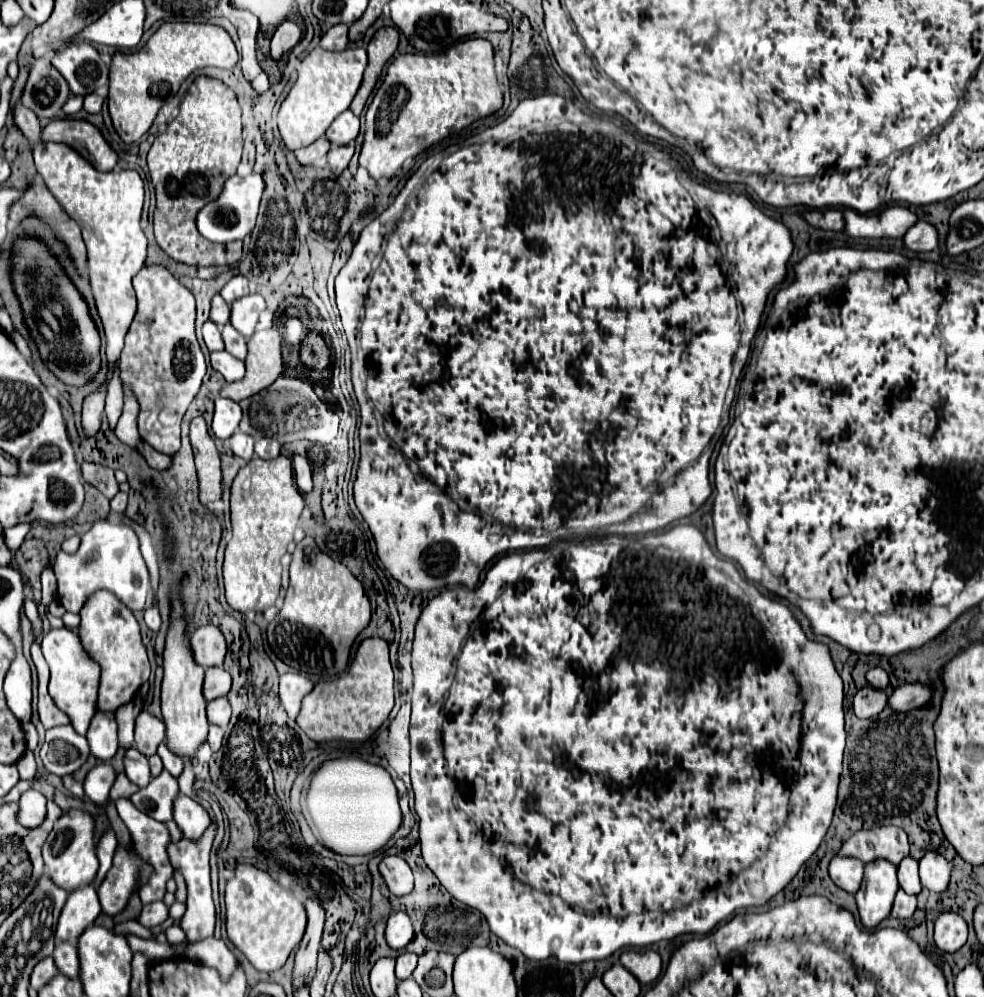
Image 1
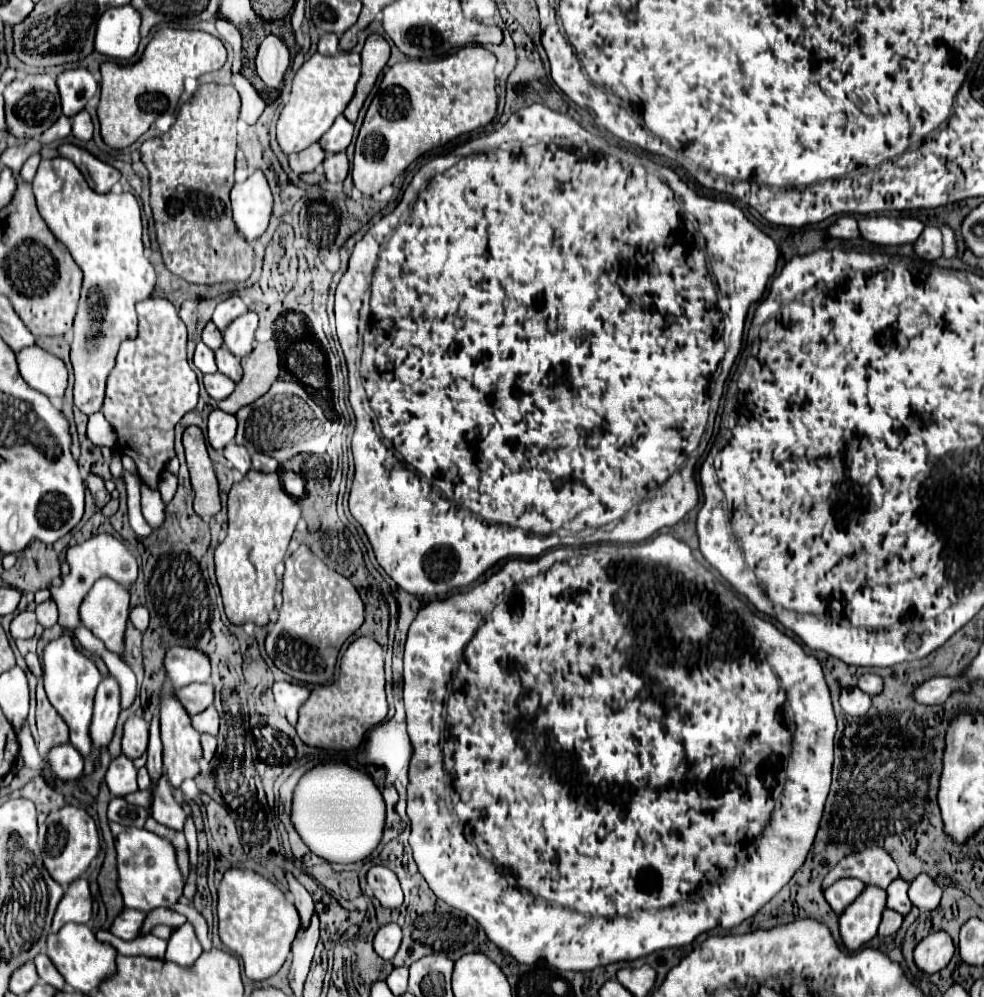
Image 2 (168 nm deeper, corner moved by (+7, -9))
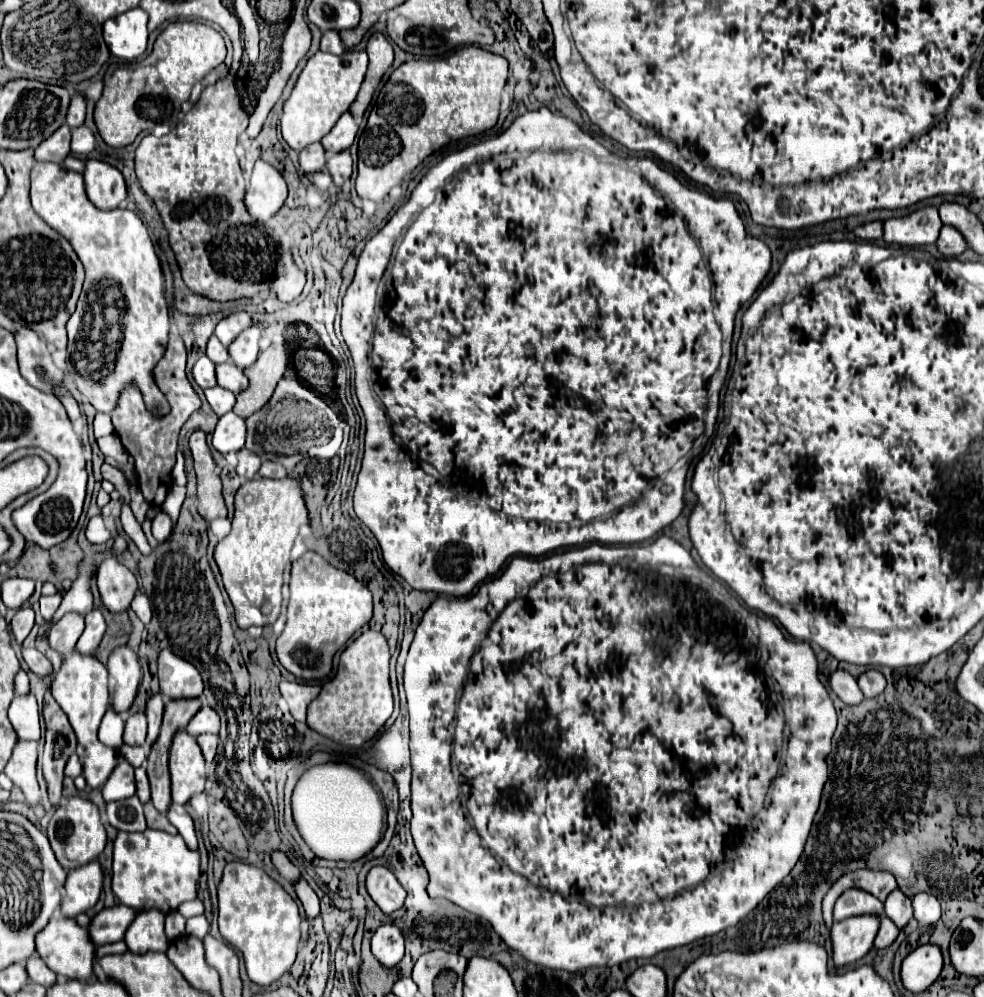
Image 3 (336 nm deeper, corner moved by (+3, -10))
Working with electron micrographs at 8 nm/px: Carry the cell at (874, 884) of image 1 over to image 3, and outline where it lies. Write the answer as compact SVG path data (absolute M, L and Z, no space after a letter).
M856 916L842 922L834 922L830 932L834 966L842 968L864 958L872 948L878 928L880 918L876 916Z

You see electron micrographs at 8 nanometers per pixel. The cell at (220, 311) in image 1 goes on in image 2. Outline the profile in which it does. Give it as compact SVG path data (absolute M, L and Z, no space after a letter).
M212 321L206 323L204 333L202 333L202 341L204 341L210 349L214 349L214 351L222 345L222 333L218 331L218 327L216 327Z

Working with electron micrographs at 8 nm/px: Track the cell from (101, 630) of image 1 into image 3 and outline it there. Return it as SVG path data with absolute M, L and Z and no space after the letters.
M106 556L100 564L96 586L102 602L112 612L126 610L132 602L132 596L138 592L136 576L114 556Z

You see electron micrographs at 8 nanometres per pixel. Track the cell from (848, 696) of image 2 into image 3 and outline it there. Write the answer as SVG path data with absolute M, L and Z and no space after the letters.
M834 670L830 676L828 676L828 682L830 682L830 688L838 694L838 698L846 704L860 704L860 700L864 700L858 684L856 684L856 678L846 672L846 670Z

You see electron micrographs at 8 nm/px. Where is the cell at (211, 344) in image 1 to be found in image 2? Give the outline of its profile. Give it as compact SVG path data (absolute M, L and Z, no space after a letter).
M198 343L194 351L194 365L202 373L214 373L216 371L216 361L214 361L214 351L206 343Z

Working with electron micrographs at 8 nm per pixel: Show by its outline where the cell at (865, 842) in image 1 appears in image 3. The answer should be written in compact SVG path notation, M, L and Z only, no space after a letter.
M856 870L856 872L848 872L842 878L838 878L834 882L834 886L828 890L828 894L824 896L824 922L826 922L826 928L832 926L834 902L848 888L860 888L860 890L870 892L872 896L876 896L880 902L884 902L886 896L892 890L896 890L896 880L888 872L874 872L874 870Z

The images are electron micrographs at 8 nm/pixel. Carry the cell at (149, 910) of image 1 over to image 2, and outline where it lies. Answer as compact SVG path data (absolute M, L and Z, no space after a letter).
M124 909L112 923L112 933L124 941L132 941L136 937L142 935L142 925L148 913L144 911L132 911L132 909Z

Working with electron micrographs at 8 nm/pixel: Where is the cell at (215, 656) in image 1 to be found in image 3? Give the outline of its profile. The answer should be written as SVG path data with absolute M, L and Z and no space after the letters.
M162 650L158 658L158 678L160 678L160 692L168 700L180 698L200 698L204 684L198 670L186 662L184 658Z

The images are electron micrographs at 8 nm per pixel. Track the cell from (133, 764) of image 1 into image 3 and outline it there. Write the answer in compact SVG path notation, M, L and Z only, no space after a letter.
M120 760L114 772L110 774L110 778L106 780L102 788L102 796L106 802L116 802L116 800L124 800L134 794L136 794L134 768L126 760Z

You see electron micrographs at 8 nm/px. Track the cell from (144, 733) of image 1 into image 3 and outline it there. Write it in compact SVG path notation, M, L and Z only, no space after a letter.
M136 712L126 720L124 742L130 746L140 746L146 740L146 716L144 712Z

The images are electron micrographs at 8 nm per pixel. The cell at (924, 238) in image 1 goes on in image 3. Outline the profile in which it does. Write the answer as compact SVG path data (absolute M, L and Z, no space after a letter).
M942 226L942 232L940 232L940 238L938 238L936 246L948 258L956 258L956 256L960 256L968 248L964 236L956 228L952 228L952 226Z

